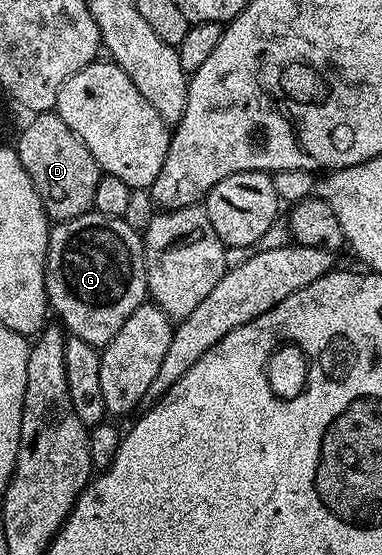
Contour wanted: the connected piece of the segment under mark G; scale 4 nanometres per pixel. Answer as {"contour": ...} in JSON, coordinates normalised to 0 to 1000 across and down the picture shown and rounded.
{"contour":[[[254,380],[225,382],[188,396],[152,398],[134,411],[128,422],[128,436],[123,438],[123,477],[118,479],[118,523],[123,524],[123,544],[136,564],[144,562],[152,582],[183,604],[212,609],[223,616],[233,616],[246,627],[267,629],[272,620],[283,620],[296,609],[296,602],[306,602],[306,595],[317,595],[317,587],[327,587],[327,573],[338,573],[338,566],[348,566],[348,559],[359,559],[359,551],[369,551],[387,539],[385,530],[385,474],[374,468],[374,429],[343,404],[330,404],[330,395],[306,389],[277,389]]]}

